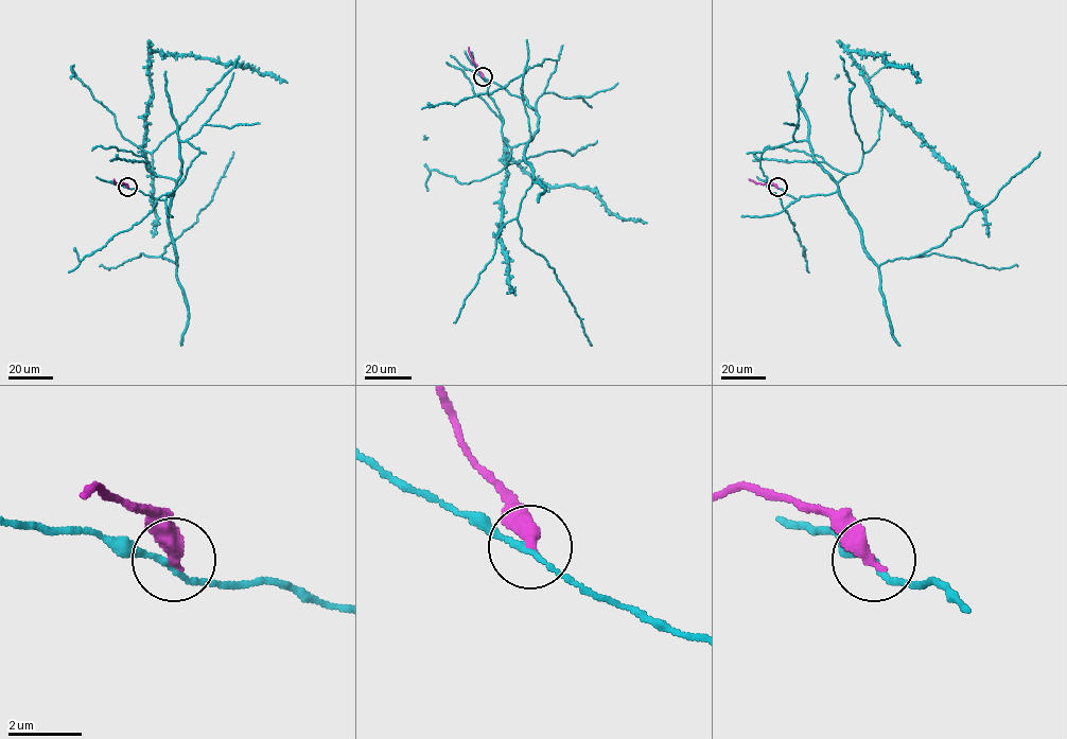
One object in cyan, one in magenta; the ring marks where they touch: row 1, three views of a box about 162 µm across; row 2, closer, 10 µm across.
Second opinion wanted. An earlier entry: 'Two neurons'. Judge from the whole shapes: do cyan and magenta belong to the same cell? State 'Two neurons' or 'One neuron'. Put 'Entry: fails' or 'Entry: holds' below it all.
One neuron
Entry: fails

